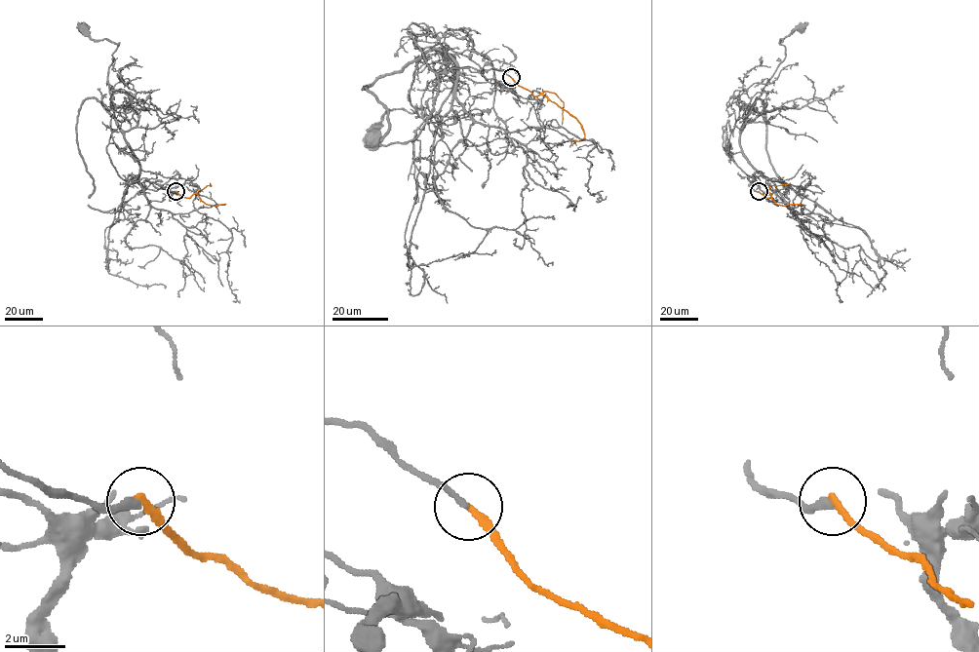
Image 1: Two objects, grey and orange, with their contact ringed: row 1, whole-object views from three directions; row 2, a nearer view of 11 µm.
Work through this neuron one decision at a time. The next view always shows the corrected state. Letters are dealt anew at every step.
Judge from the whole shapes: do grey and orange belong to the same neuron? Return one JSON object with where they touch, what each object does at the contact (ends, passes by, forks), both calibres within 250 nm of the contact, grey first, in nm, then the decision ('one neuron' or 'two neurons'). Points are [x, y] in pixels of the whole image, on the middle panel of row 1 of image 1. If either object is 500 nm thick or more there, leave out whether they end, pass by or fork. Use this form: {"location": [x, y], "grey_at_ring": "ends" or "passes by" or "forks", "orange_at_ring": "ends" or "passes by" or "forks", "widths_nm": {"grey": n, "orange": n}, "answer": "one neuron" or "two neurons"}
{"location": [511, 77], "grey_at_ring": "ends", "orange_at_ring": "ends", "widths_nm": {"grey": 220, "orange": 240}, "answer": "two neurons"}

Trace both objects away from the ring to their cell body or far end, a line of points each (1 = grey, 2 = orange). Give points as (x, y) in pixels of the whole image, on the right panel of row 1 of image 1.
1: (759, 191), (748, 178), (762, 174), (744, 154), (740, 129), (785, 58), (780, 38), (801, 27)
2: (759, 191), (768, 198), (770, 193), (777, 204), (803, 206)

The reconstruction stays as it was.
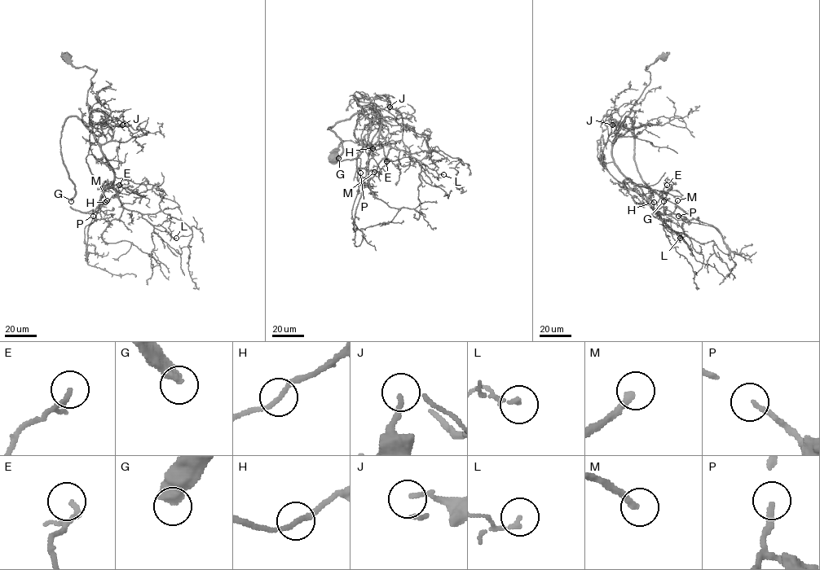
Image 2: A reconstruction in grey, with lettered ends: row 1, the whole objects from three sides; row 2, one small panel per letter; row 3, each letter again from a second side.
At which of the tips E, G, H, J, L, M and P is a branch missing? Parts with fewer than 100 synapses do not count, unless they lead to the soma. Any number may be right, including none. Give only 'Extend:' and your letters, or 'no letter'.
Extend: G, M

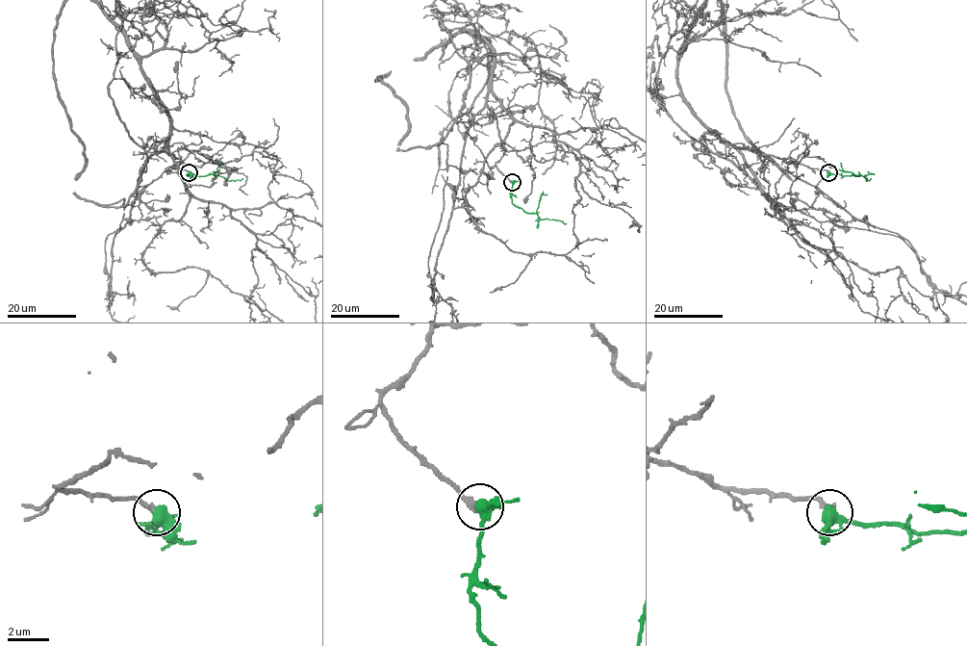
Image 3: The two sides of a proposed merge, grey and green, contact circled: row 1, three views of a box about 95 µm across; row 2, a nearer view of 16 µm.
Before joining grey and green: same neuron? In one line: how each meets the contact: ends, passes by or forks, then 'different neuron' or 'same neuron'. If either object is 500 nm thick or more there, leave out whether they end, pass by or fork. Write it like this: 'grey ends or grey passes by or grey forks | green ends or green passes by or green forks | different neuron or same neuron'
grey ends | green passes by | same neuron

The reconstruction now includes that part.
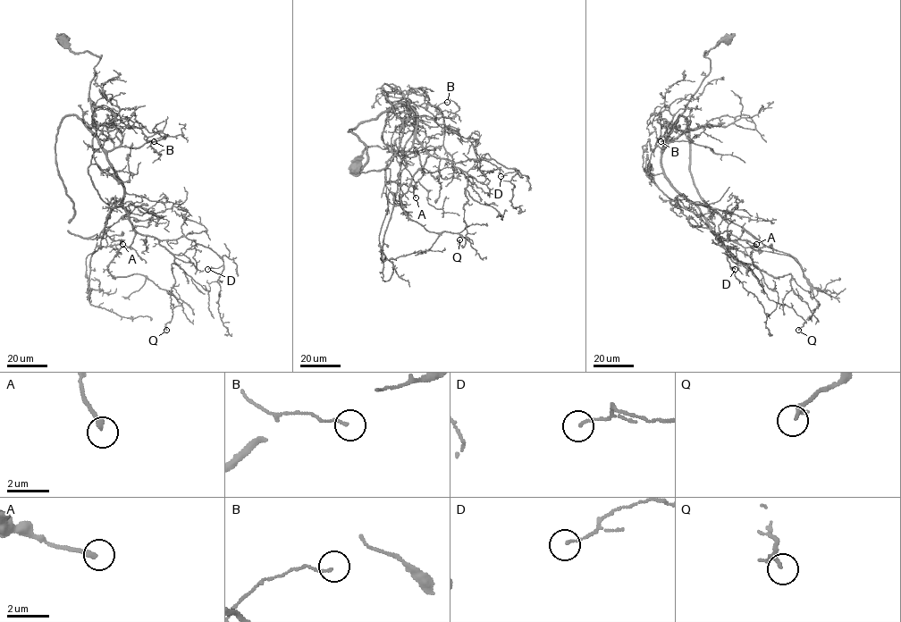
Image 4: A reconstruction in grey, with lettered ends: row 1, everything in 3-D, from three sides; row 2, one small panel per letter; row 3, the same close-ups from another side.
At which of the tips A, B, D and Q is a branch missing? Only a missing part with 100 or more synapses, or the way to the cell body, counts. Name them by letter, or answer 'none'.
none

